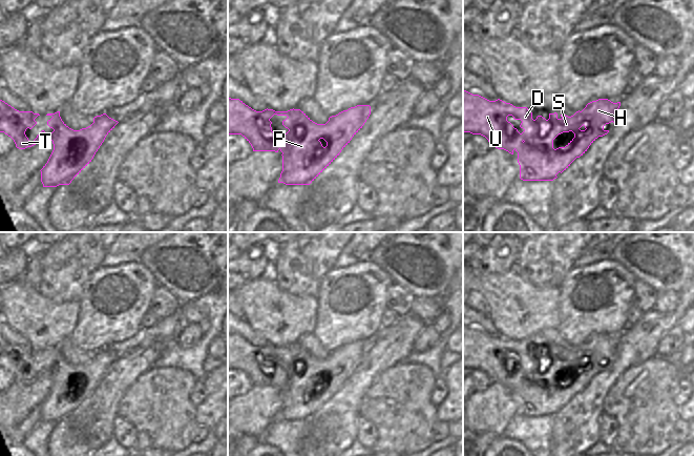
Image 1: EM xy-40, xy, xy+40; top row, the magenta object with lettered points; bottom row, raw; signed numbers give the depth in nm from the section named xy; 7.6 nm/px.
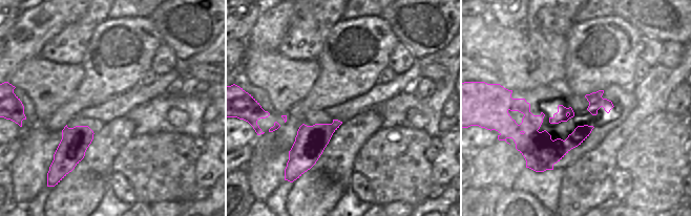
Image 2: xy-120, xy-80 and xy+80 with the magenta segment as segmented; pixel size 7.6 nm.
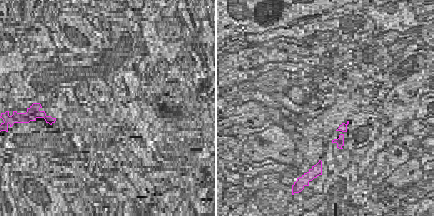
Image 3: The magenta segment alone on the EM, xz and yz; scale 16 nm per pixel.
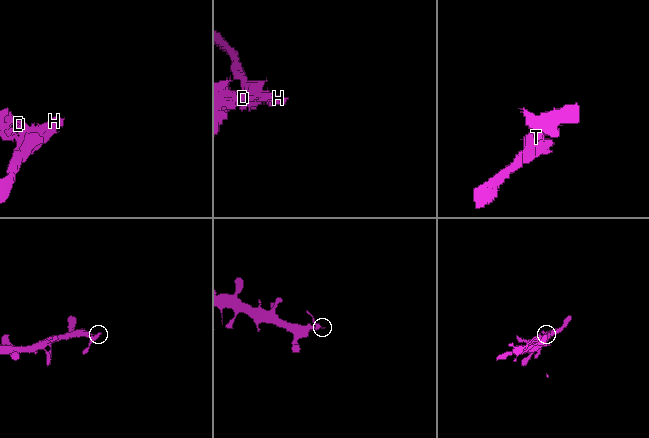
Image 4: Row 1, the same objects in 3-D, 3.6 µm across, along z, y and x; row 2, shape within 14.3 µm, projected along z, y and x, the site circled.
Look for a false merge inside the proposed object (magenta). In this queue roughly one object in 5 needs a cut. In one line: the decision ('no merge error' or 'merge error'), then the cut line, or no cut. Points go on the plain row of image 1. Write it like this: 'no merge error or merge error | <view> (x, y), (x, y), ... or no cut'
no merge error | no cut

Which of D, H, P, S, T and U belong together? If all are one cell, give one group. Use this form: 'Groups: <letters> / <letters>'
Groups: D H P S T U.

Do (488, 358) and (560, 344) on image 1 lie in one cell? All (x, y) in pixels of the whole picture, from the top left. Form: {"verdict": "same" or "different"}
{"verdict": "same"}

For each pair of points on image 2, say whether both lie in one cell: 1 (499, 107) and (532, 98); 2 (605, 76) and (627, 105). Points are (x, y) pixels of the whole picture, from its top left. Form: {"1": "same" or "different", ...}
{"1": "same", "2": "different"}

